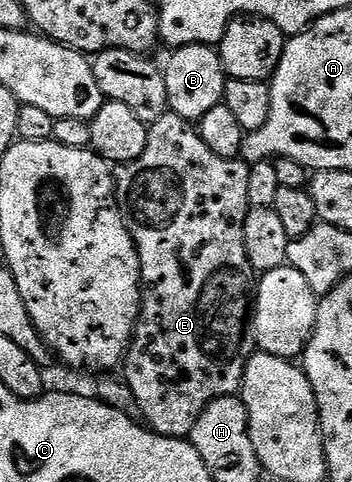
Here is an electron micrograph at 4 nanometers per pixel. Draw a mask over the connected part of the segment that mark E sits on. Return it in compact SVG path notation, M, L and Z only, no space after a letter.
M166 113L148 124L148 128L147 149L143 149L143 153L135 161L118 166L113 180L115 206L121 212L121 220L129 230L133 244L137 246L137 256L141 262L141 307L137 314L137 323L133 327L133 340L129 342L129 349L123 360L123 380L135 395L144 426L163 437L185 439L193 431L195 421L206 405L219 397L237 395L241 390L246 360L246 356L241 355L241 350L245 347L245 335L247 339L247 332L251 327L251 296L255 291L255 272L249 263L243 241L243 225L251 210L247 201L247 173L250 164L240 157L224 159L219 157L219 153L211 153L211 149L203 145L196 126L178 115Z

